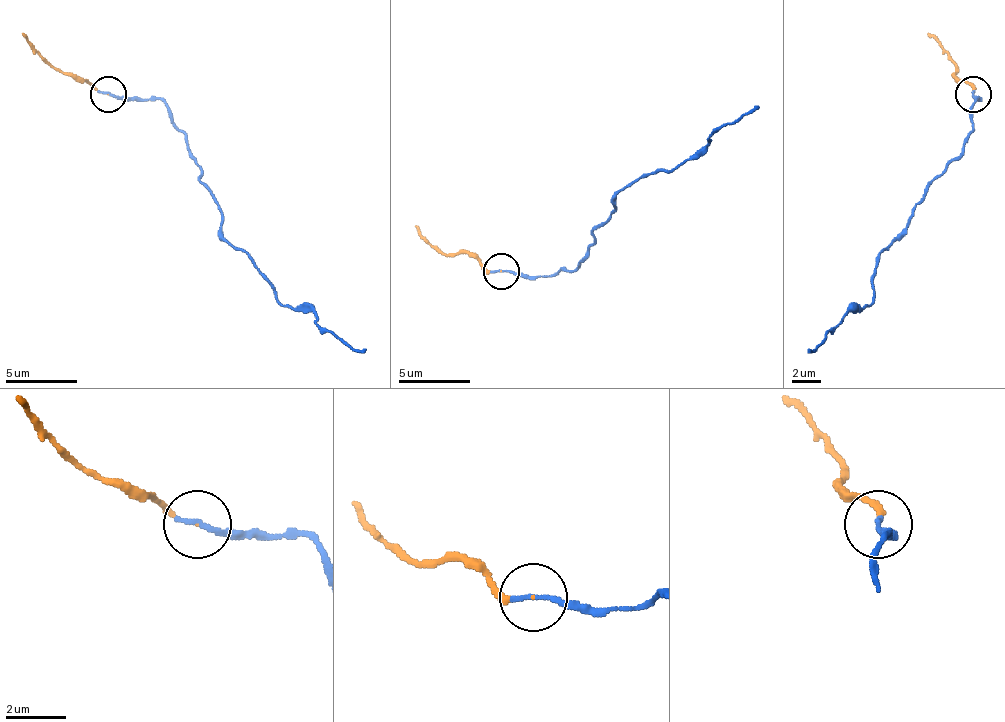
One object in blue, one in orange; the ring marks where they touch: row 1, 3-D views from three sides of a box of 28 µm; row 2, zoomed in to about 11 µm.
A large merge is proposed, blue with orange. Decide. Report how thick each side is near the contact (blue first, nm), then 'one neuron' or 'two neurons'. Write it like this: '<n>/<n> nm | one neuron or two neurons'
190/80 nm | one neuron

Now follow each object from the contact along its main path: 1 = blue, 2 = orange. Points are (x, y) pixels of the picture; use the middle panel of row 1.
1: (500, 272), (572, 272), (615, 210), (615, 196), (644, 175), (672, 171), (715, 131), (759, 106)
2: (500, 272), (489, 272), (475, 257), (442, 254), (414, 225)

